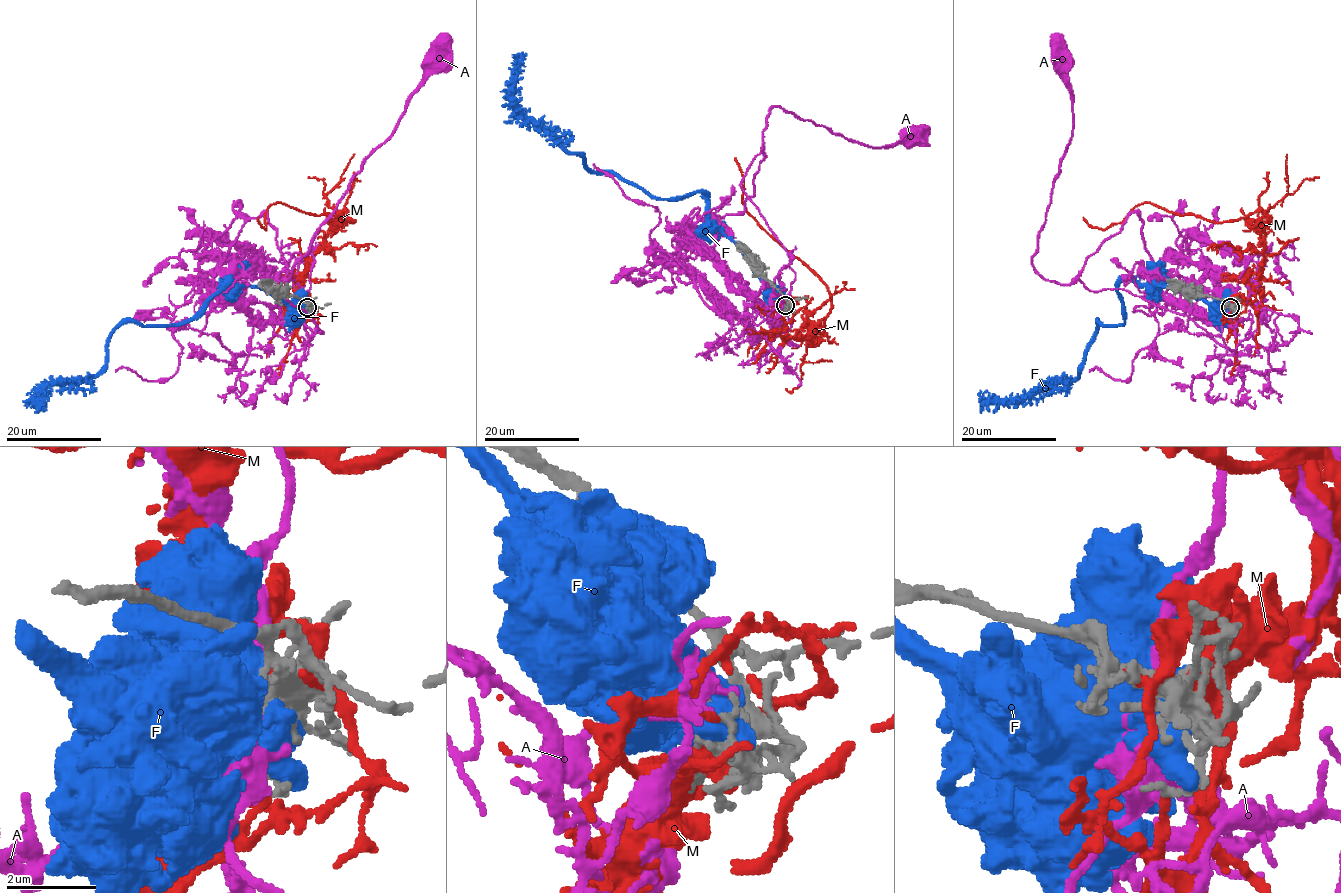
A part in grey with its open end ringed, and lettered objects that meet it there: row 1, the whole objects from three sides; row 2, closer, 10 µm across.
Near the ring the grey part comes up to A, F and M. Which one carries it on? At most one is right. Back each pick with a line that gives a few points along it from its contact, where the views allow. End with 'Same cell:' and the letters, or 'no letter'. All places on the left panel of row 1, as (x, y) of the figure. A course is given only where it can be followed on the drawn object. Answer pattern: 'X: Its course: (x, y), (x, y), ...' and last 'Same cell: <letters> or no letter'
A: Its course: (307, 308), (304, 324), (313, 335), (318, 325), (310, 314), (263, 289), (289, 280), (320, 224), (437, 61)
Same cell: A

